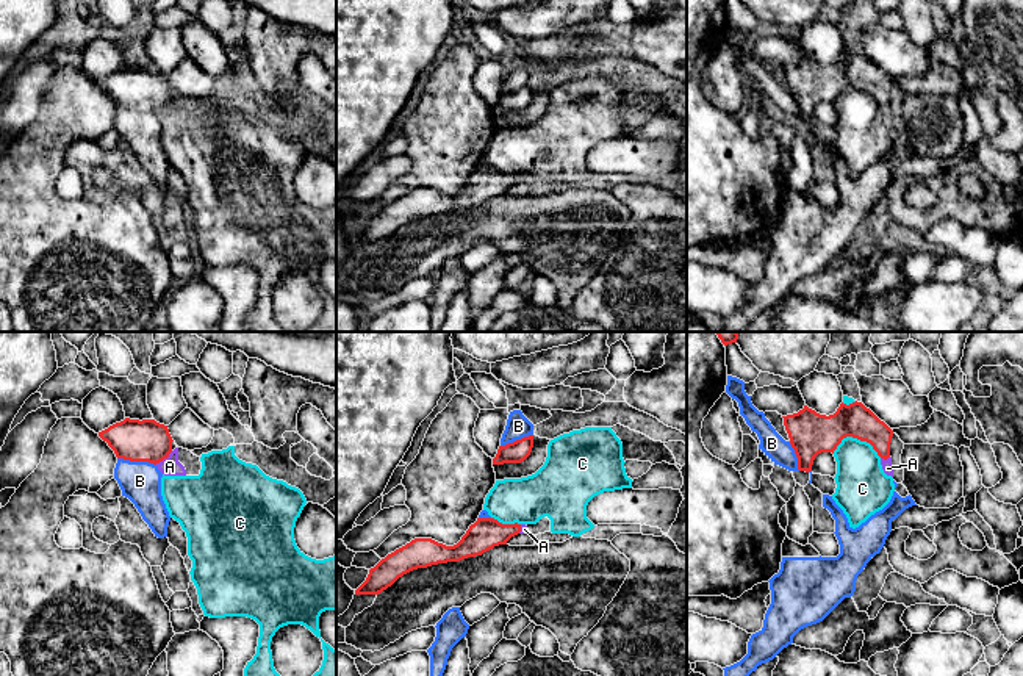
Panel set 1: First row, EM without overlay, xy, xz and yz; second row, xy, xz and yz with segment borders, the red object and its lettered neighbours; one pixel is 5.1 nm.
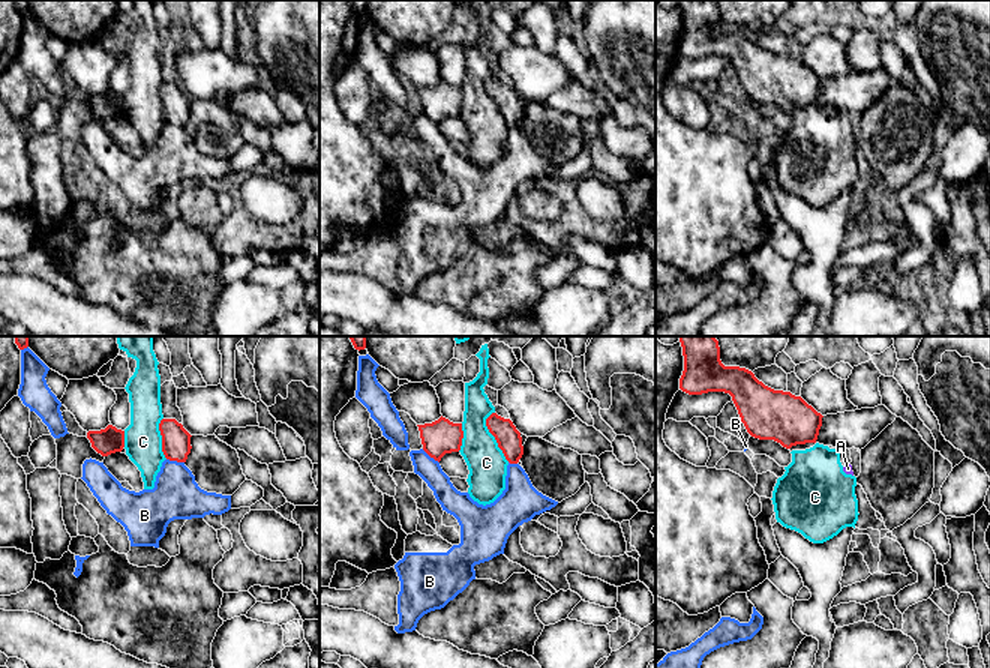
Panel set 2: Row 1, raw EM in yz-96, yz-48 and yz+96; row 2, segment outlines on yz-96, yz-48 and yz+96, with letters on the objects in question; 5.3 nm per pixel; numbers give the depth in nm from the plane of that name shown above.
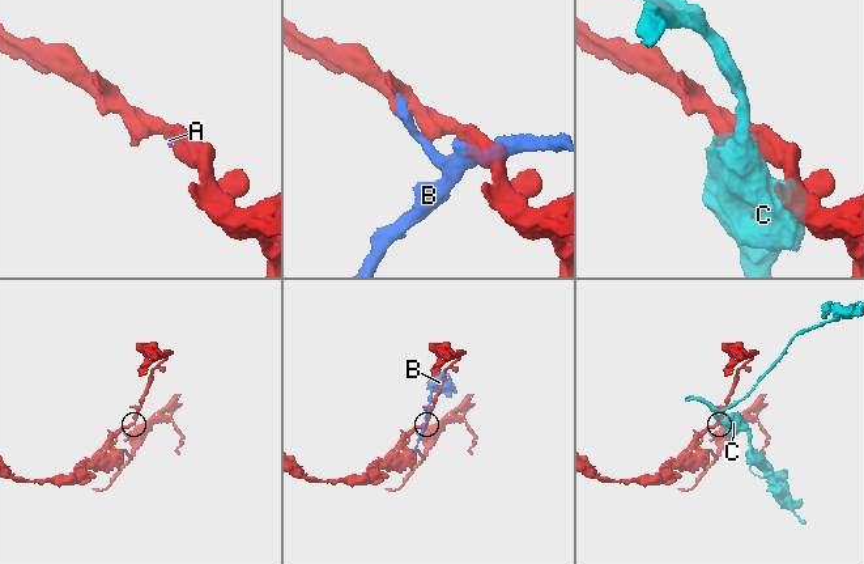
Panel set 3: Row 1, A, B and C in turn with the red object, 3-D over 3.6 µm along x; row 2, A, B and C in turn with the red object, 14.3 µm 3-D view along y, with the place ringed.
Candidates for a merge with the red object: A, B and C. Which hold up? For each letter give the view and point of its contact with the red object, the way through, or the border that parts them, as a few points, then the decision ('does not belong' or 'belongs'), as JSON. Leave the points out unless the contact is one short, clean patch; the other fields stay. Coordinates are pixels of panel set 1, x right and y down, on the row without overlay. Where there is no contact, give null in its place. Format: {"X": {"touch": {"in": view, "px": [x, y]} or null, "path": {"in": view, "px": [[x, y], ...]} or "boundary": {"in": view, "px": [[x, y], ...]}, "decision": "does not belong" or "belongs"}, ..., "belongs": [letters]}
{"A": {"touch": {"in": "xy", "px": [163, 108]}, "boundary": {"in": "xy", "px": [[172, 100], [155, 113]]}, "decision": "does not belong"}, "B": {"touch": {"in": "xy", "px": [136, 110]}, "decision": "does not belong"}, "C": {"touch": {"in": "yz", "px": [857, 88]}, "boundary": {"in": "yz", "px": [[832, 100], [843, 88], [856, 86], [865, 89], [881, 107]]}, "decision": "does not belong"}, "belongs": []}

